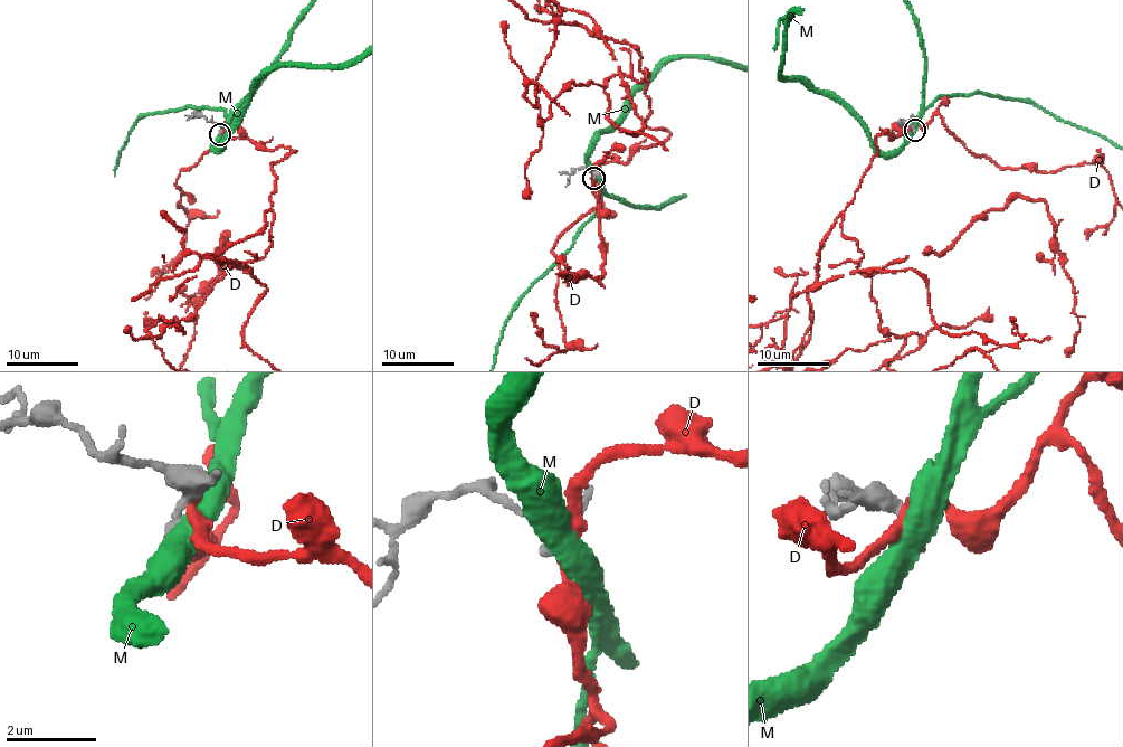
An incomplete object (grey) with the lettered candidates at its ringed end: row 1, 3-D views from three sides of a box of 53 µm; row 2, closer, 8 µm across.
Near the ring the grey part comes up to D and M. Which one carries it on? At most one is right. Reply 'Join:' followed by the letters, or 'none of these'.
Join: none of these

